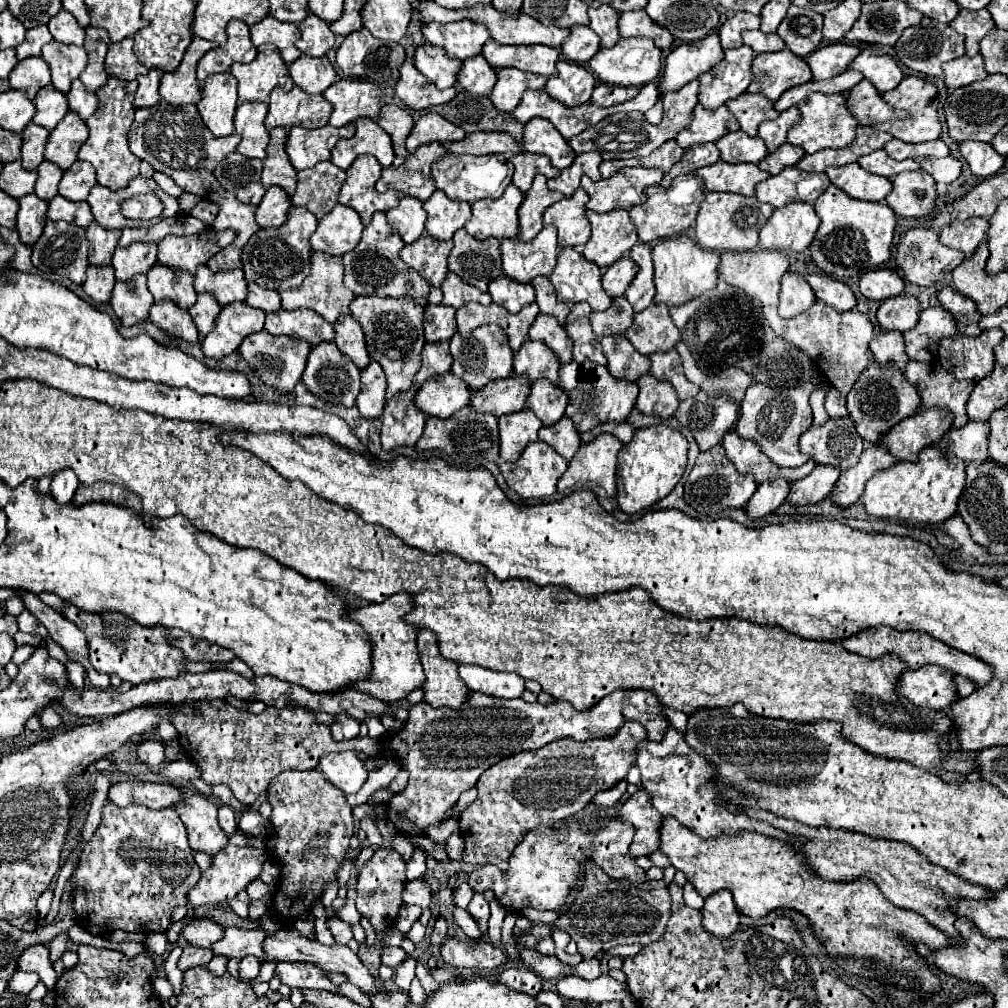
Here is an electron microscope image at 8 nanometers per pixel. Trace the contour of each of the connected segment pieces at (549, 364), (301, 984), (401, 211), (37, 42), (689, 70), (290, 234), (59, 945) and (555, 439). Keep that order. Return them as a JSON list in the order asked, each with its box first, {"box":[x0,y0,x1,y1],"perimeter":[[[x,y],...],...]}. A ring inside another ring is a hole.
[{"box":[513,340,561,384],"perimeter":[[[527,340],[513,356],[513,368],[515,368],[515,374],[527,374],[529,382],[547,378],[553,384],[557,384],[561,362],[553,354],[553,350],[543,342]]]},{"box":[277,962,341,994],"perimeter":[[[279,962],[277,974],[281,976],[281,982],[291,988],[317,988],[341,994],[341,990],[331,984],[331,980],[325,976],[325,972],[317,964],[303,964],[303,962]]]},{"box":[387,196,427,244],"perimeter":[[[401,196],[399,206],[387,210],[387,220],[393,230],[399,232],[405,244],[417,240],[425,232],[427,212],[423,210],[423,202],[413,196]]]},{"box":[17,26,53,60],"perimeter":[[[37,26],[37,28],[27,30],[25,42],[21,46],[17,46],[17,58],[23,60],[23,58],[29,58],[29,56],[39,56],[43,44],[47,44],[51,40],[53,40],[53,36],[51,36],[47,26]]]},{"box":[645,34,723,124],"perimeter":[[[709,34],[707,38],[679,44],[675,50],[671,50],[663,64],[663,80],[657,84],[659,98],[657,104],[645,112],[647,122],[659,124],[663,118],[661,108],[661,96],[665,92],[675,92],[683,84],[695,80],[699,74],[707,72],[711,66],[719,64],[723,60],[723,48],[719,44],[717,34]]]},{"box":[243,206,317,290],"perimeter":[[[293,206],[289,218],[279,228],[261,228],[245,246],[243,252],[243,272],[247,280],[253,280],[261,288],[269,290],[287,290],[297,288],[309,274],[311,262],[311,244],[309,238],[317,228],[317,218],[305,206]]]},{"box":[49,933,68,962],"perimeter":[[[60,933],[50,943],[49,952],[51,952],[51,960],[53,960],[53,962],[67,950],[66,946],[68,939],[66,933]]]},{"box":[539,418,581,460],"perimeter":[[[561,418],[557,424],[553,426],[543,426],[539,430],[539,438],[543,442],[547,442],[549,446],[553,446],[565,460],[571,460],[573,454],[579,450],[581,446],[581,438],[579,432],[575,428],[575,424],[569,418]]]}]

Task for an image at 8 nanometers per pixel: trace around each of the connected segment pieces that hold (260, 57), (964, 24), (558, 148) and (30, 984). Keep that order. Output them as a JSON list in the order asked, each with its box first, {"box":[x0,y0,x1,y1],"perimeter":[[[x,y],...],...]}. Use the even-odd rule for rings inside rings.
[{"box":[231,44,294,100],"perimeter":[[[273,44],[257,48],[257,56],[249,64],[233,64],[231,74],[239,80],[239,100],[267,100],[271,90],[281,86],[289,92],[294,86],[287,64]]]},{"box":[951,10,995,56],"perimeter":[[[961,10],[957,14],[957,18],[951,22],[951,26],[959,32],[965,34],[965,48],[967,48],[967,56],[977,56],[979,54],[979,40],[991,30],[995,28],[995,22],[991,18],[991,14],[987,10],[977,10],[977,12],[969,12],[969,10]]]},{"box":[523,118,577,170],"perimeter":[[[533,118],[525,124],[523,150],[549,156],[551,164],[559,170],[567,168],[577,156],[547,118]]]},{"box":[9,972,37,996],"perimeter":[[[15,972],[9,982],[9,992],[13,996],[25,996],[37,986],[37,974],[35,972]]]}]

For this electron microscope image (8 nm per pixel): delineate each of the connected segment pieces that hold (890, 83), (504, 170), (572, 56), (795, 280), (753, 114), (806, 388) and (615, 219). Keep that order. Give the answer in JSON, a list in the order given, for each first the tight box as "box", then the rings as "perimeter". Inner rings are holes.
[{"box":[849,46,905,94],"perimeter":[[[875,46],[861,50],[861,54],[849,64],[849,68],[859,70],[881,94],[893,90],[905,76],[897,62],[891,56],[881,54]]]},{"box":[433,152,511,204],"perimeter":[[[447,152],[445,158],[437,160],[433,164],[433,180],[439,190],[443,190],[449,198],[463,200],[473,204],[481,198],[499,198],[505,188],[511,184],[511,172],[505,162],[501,162],[497,156],[469,156],[469,154],[453,154]]]},{"box":[561,26,601,64],"perimeter":[[[573,26],[569,38],[565,40],[565,44],[561,44],[563,56],[571,62],[583,64],[589,62],[591,56],[601,48],[599,38],[595,36],[595,32],[589,26]]]},{"box":[779,272,815,318],"perimeter":[[[787,272],[781,280],[781,294],[779,294],[779,316],[793,318],[815,304],[815,292],[801,274]]]},{"box":[727,94,779,136],"perimeter":[[[741,94],[727,102],[729,110],[737,118],[741,130],[749,136],[757,136],[757,126],[765,120],[773,120],[779,112],[773,108],[773,102],[761,94]]]},{"box":[735,384,813,466],"perimeter":[[[751,384],[741,402],[741,416],[735,432],[743,438],[755,440],[761,450],[779,466],[801,466],[811,458],[799,452],[799,436],[811,426],[813,412],[809,406],[809,394],[813,384],[801,384],[799,388],[769,388],[765,384]]]},{"box":[583,210,639,268],"perimeter":[[[587,210],[587,220],[593,228],[593,234],[583,246],[583,256],[601,268],[607,268],[619,258],[629,256],[631,248],[639,242],[627,210],[613,210],[607,214],[595,214],[593,210]]]}]

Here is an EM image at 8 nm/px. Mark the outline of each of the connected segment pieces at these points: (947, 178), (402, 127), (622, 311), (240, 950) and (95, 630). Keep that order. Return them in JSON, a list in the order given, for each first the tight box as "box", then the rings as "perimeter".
[{"box":[917,156,961,182],"perimeter":[[[945,156],[945,158],[917,158],[917,162],[921,164],[921,170],[925,170],[927,174],[933,176],[935,182],[953,182],[957,180],[957,176],[961,174],[961,162],[953,156]]]},{"box":[377,104,413,166],"perimeter":[[[385,104],[381,108],[381,114],[379,114],[379,120],[377,124],[391,136],[393,140],[393,148],[395,148],[395,160],[393,160],[393,166],[401,166],[407,158],[407,150],[405,150],[405,138],[409,136],[411,128],[413,128],[413,118],[411,114],[401,108],[401,106],[395,106],[395,104]]]},{"box":[589,296,633,338],"perimeter":[[[619,296],[613,300],[613,306],[603,310],[603,312],[591,312],[589,316],[593,332],[597,338],[601,336],[623,336],[625,328],[633,324],[633,308],[631,304]]]},{"box":[213,928,269,962],"perimeter":[[[225,928],[225,936],[213,944],[213,952],[215,954],[223,954],[227,958],[245,958],[245,956],[255,956],[261,962],[265,960],[265,936],[269,936],[265,930],[255,928],[255,930],[247,930],[247,928]]]},{"box":[61,602,187,684],"perimeter":[[[63,602],[61,614],[71,620],[75,626],[79,626],[89,644],[89,662],[95,670],[105,674],[117,674],[121,680],[129,680],[131,684],[141,684],[149,680],[161,680],[161,678],[173,678],[183,672],[183,664],[187,662],[185,656],[173,646],[169,646],[165,634],[165,626],[141,626],[135,620],[129,620],[129,616],[121,616],[119,612],[85,612],[73,604]]]}]

